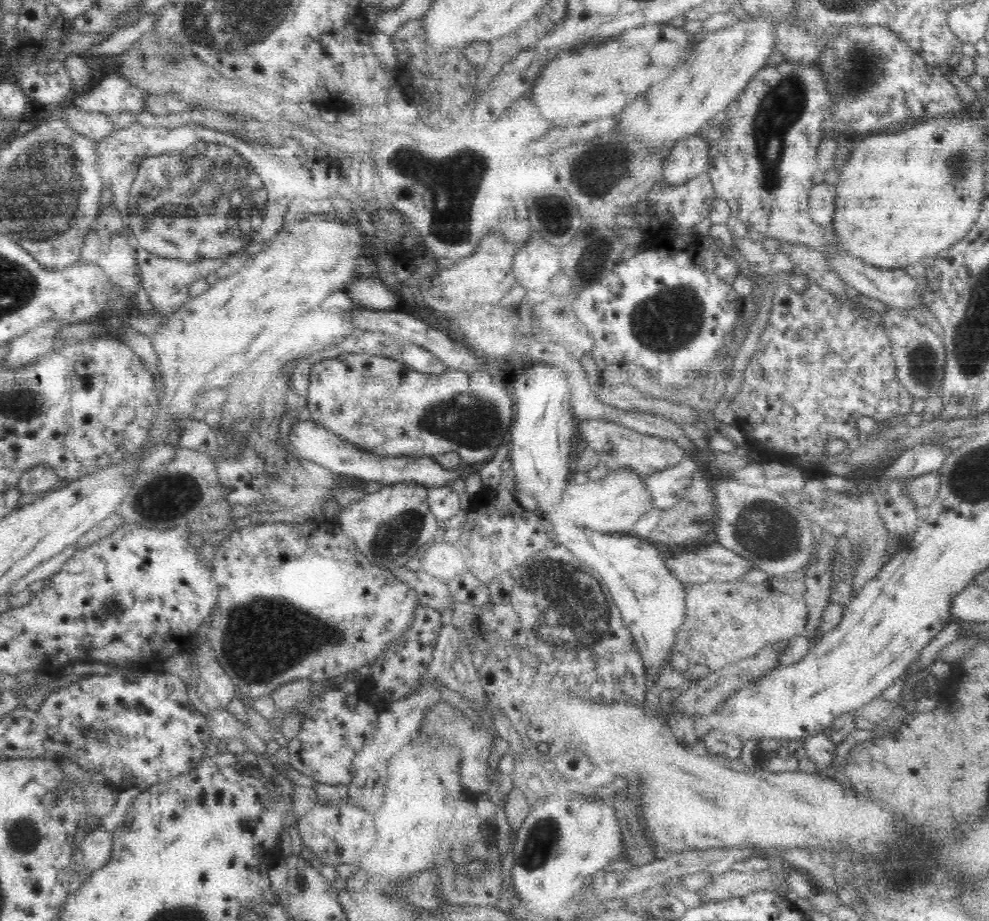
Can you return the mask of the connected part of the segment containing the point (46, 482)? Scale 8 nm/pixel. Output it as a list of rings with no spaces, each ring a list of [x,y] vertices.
[[[36,465],[20,477],[16,487],[22,492],[23,496],[28,499],[57,488],[62,480],[52,467]]]

